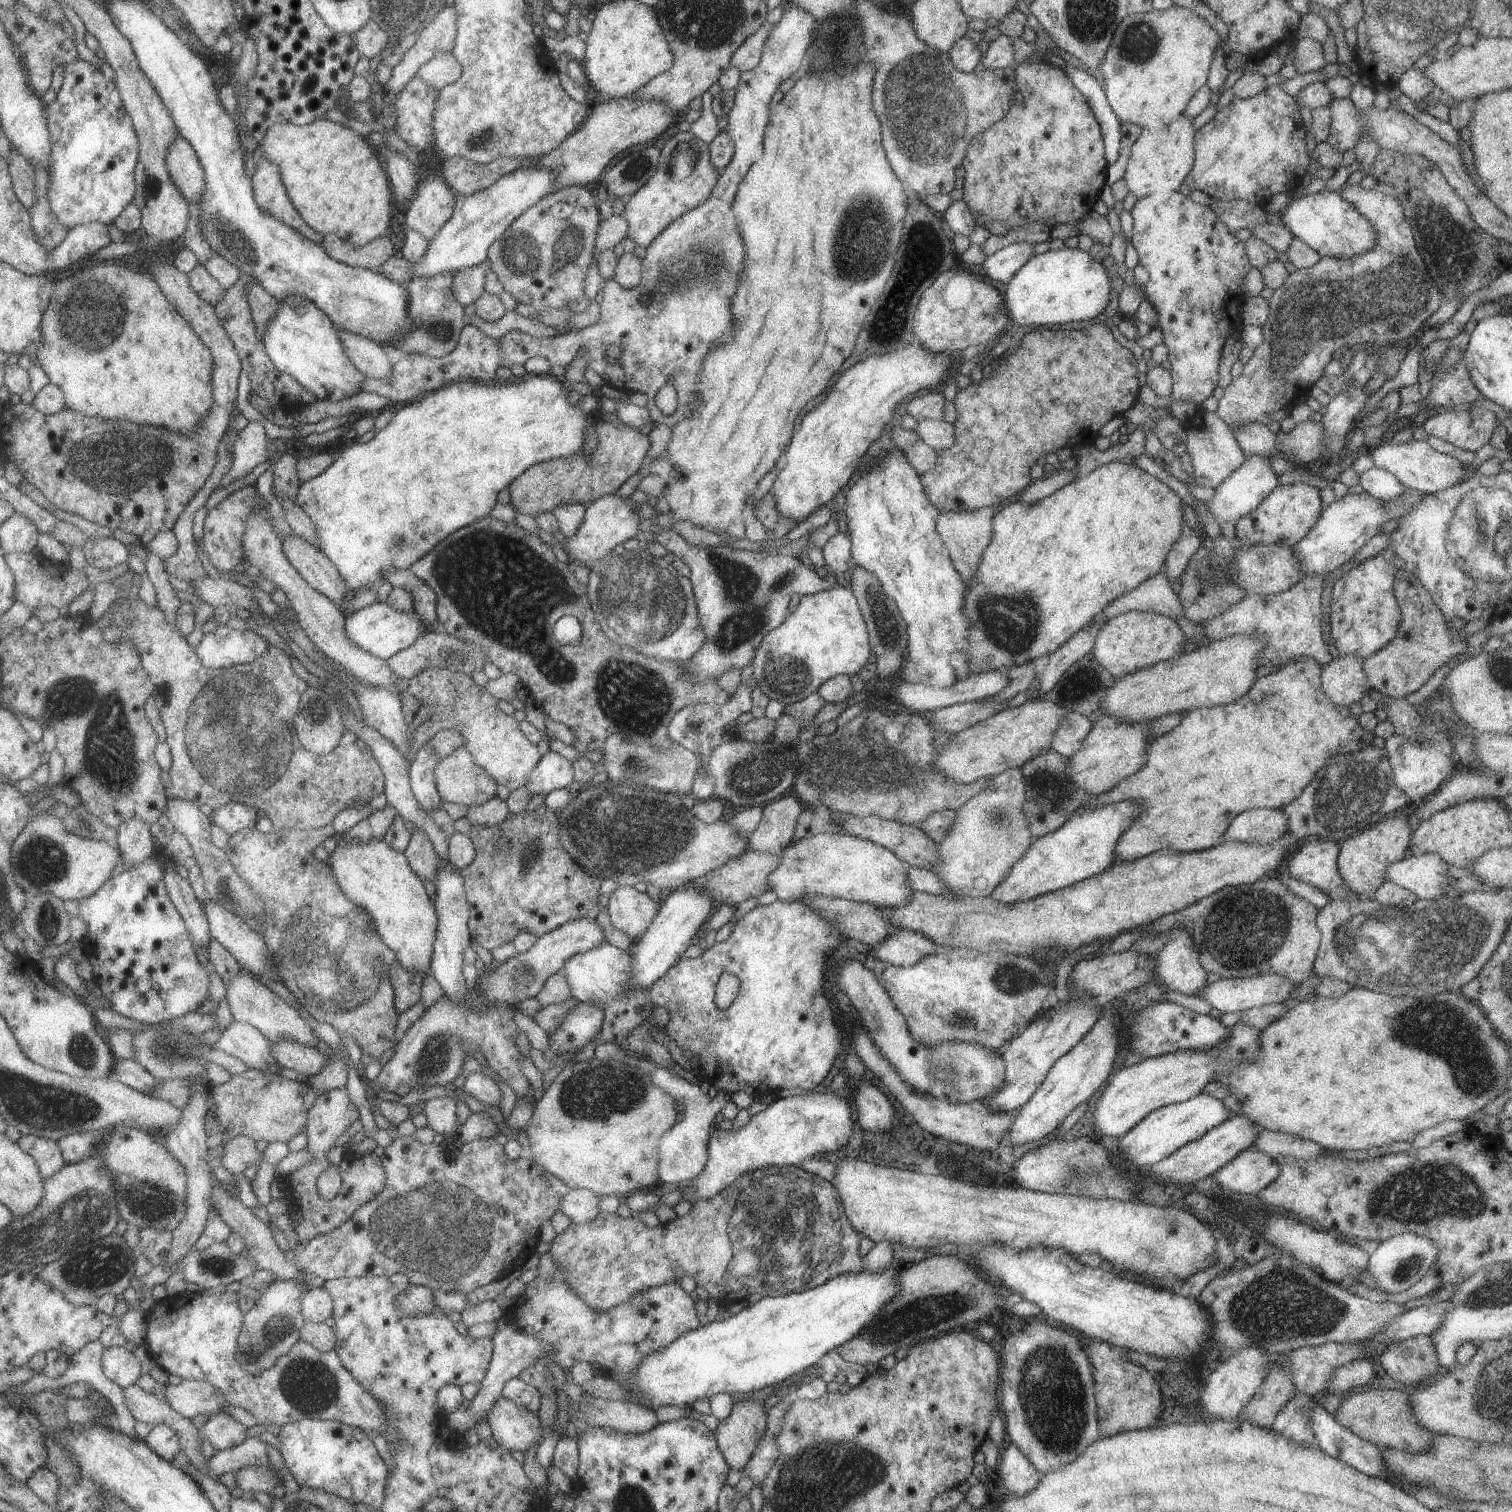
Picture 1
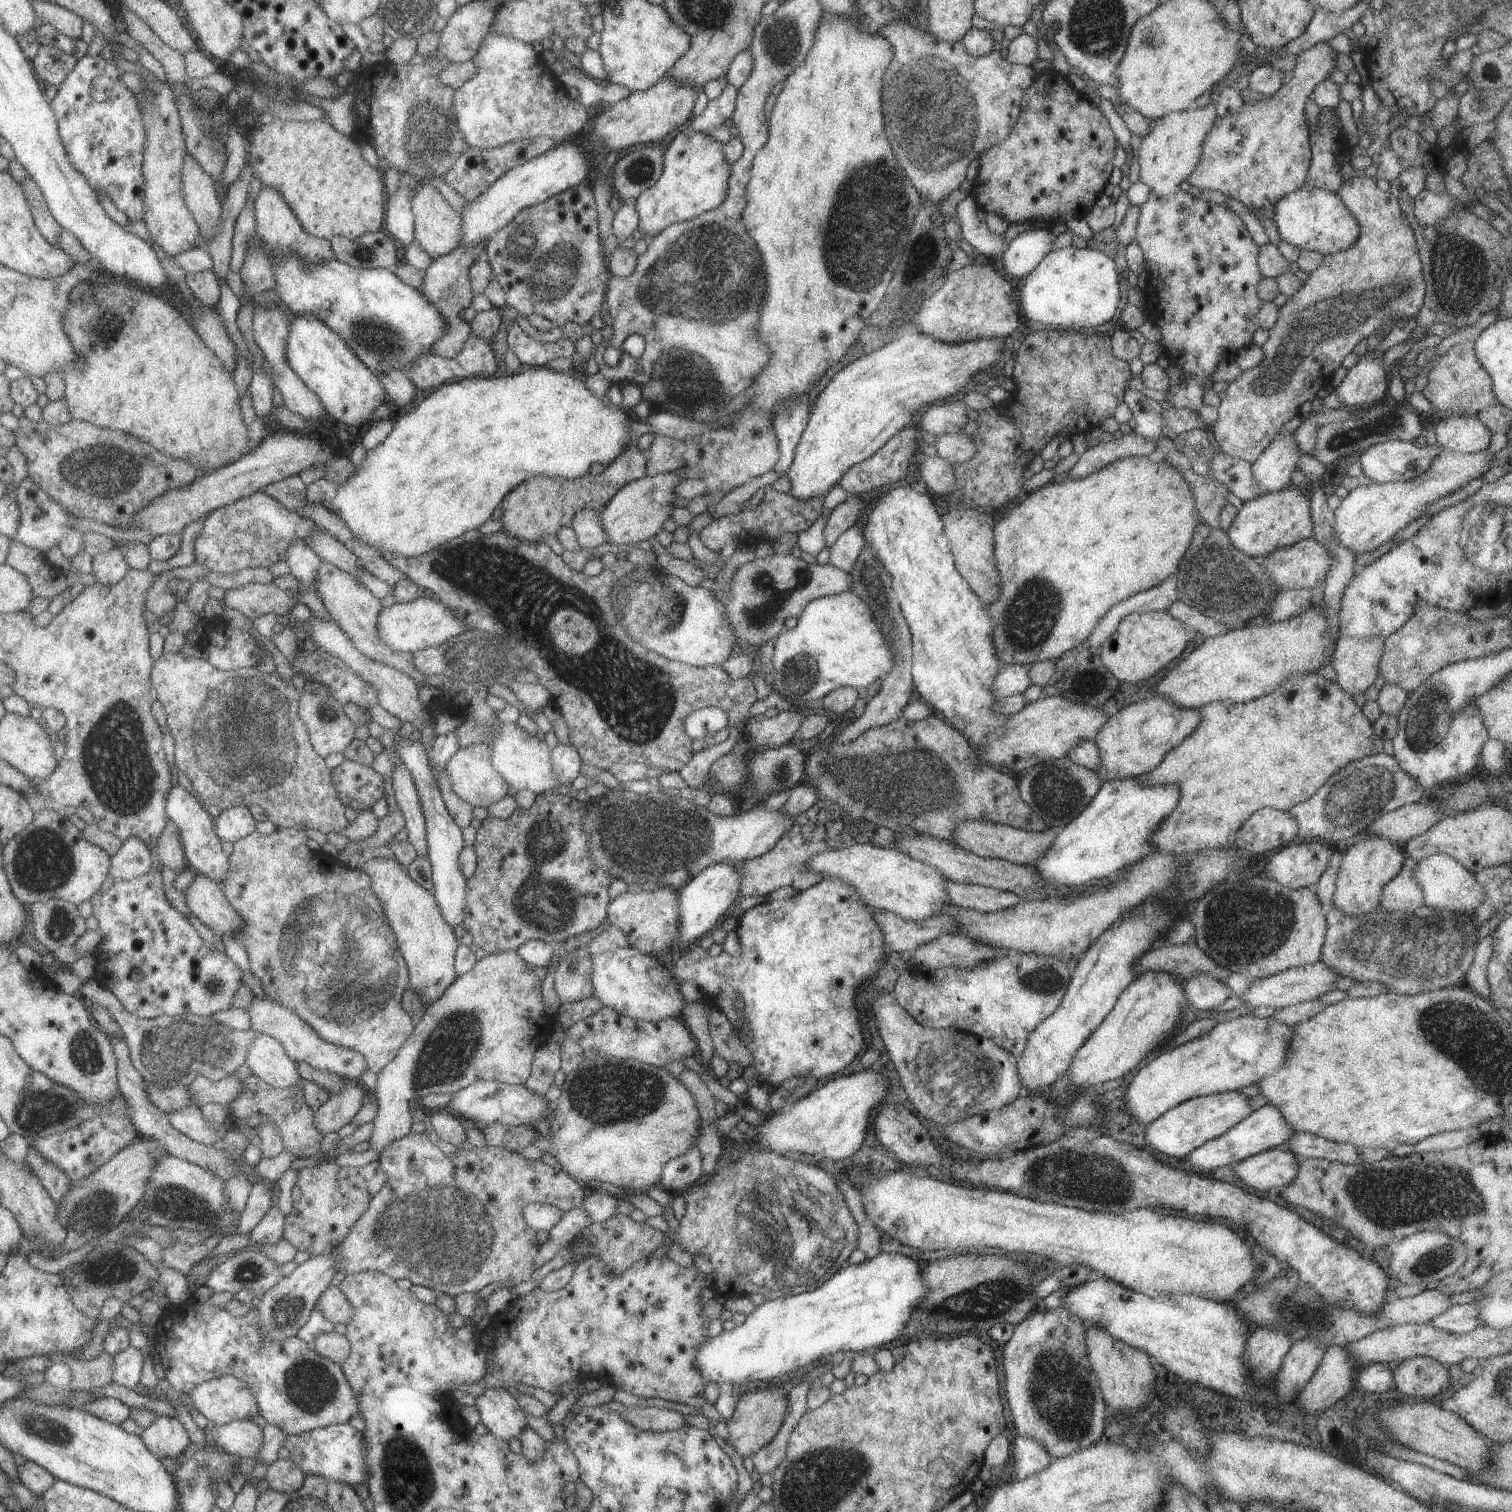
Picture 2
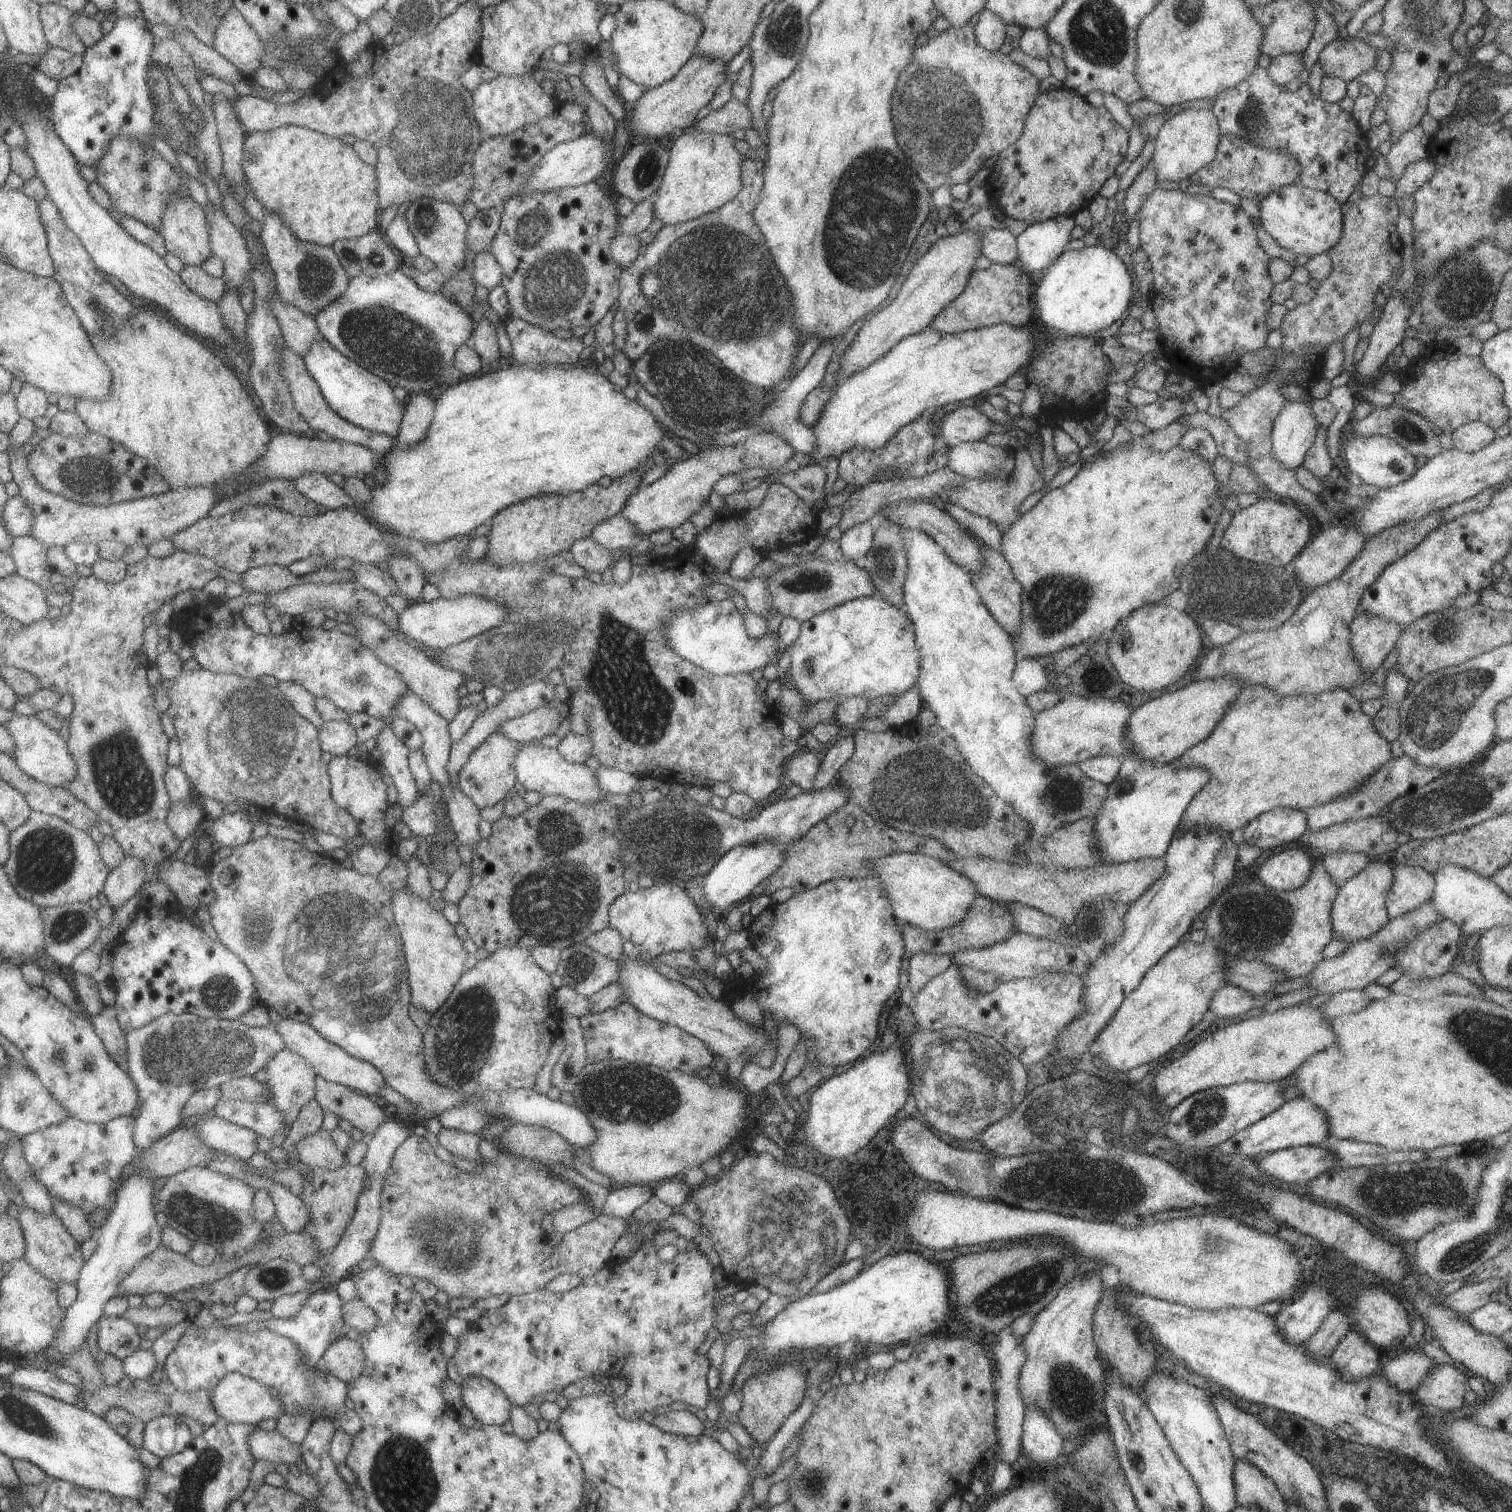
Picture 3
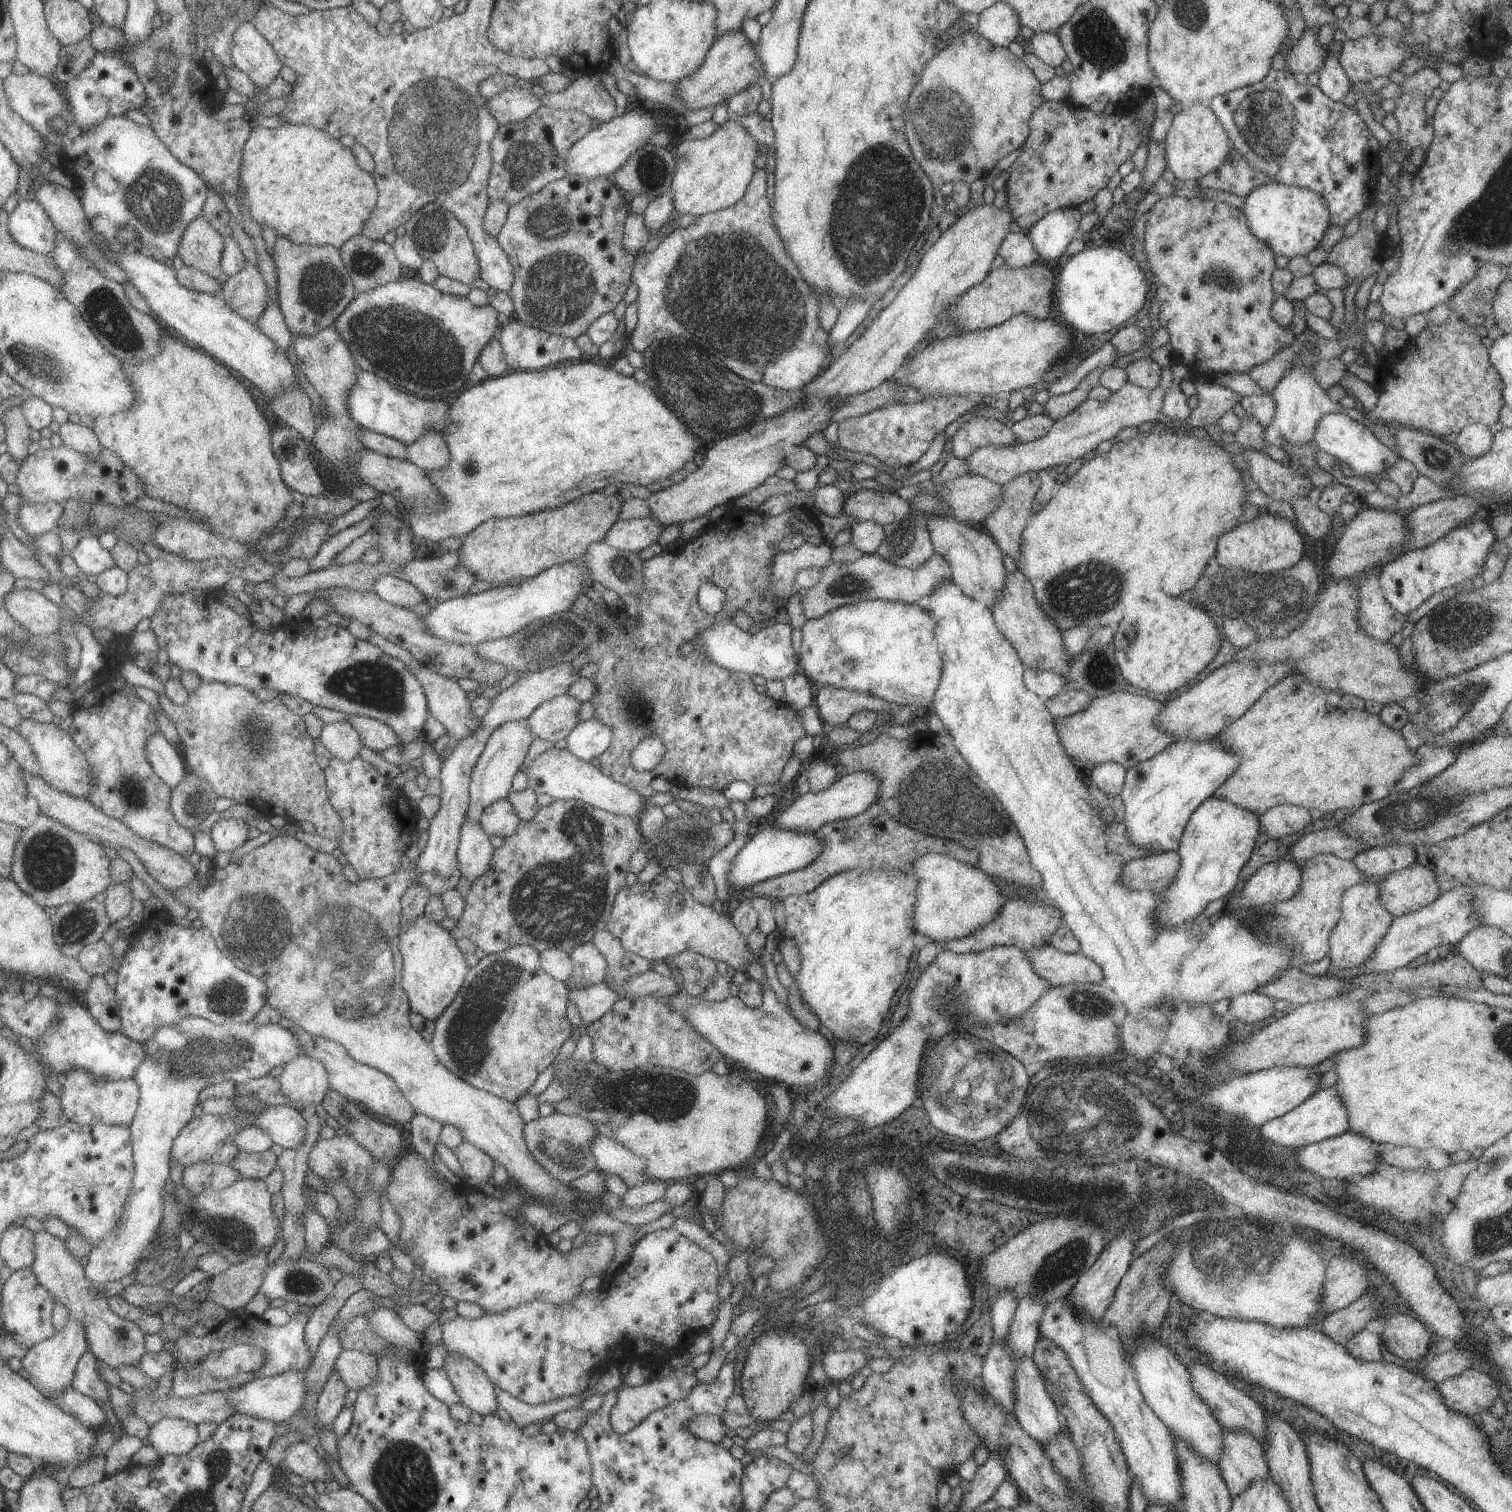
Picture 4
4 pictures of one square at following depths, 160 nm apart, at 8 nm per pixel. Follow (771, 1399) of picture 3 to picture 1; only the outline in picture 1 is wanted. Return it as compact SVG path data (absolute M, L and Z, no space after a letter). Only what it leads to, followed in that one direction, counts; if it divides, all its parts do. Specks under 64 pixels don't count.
M735 1399L732 1412L714 1430L720 1451L730 1468L746 1470L752 1453L765 1436L766 1426L764 1402Z

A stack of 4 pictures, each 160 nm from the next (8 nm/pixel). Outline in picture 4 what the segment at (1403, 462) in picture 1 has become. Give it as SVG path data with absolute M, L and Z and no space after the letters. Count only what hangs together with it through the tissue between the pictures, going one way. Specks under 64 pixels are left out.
M1340 412L1322 416L1322 419L1318 421L1318 428L1316 428L1312 443L1317 449L1334 456L1341 465L1350 467L1355 476L1360 476L1360 478L1368 475L1380 476L1380 472L1384 472L1386 468L1394 466L1400 460L1396 450L1381 443L1367 426L1354 422L1353 418Z

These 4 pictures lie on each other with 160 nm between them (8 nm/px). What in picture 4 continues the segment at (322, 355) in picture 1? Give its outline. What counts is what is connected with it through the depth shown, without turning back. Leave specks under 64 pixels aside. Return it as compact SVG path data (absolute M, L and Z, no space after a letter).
M359 369L356 372L355 384L350 388L350 394L346 396L346 408L349 416L361 428L394 438L408 446L422 436L420 432L428 428L444 435L444 430L448 428L446 414L450 412L450 403L446 400L428 402L424 398L391 386L380 376Z

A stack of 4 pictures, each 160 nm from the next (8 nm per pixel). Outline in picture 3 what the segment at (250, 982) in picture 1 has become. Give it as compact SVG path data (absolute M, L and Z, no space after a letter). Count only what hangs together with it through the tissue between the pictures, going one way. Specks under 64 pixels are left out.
M282 1018L279 1024L271 1024L270 1026L282 1036L285 1048L306 1060L314 1068L314 1072L322 1076L324 1080L348 1086L348 1088L352 1088L352 1090L356 1090L358 1093L362 1092L367 1096L377 1099L383 1105L385 1104L384 1099L379 1097L378 1092L387 1083L384 1080L384 1076L370 1062L354 1058L354 1056L351 1056L336 1044L325 1040L308 1024L296 1022L296 1020L290 1020L290 1018Z

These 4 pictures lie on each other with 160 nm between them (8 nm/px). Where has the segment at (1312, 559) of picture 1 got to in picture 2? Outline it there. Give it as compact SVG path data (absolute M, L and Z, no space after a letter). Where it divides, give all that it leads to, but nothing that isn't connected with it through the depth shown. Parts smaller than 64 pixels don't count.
M1442 449L1437 457L1433 458L1432 464L1427 471L1424 471L1417 479L1397 483L1372 483L1365 482L1362 486L1351 490L1341 501L1340 506L1335 510L1335 535L1343 547L1351 550L1355 555L1364 554L1376 550L1380 545L1390 541L1393 536L1406 528L1410 522L1418 520L1425 514L1426 508L1436 500L1453 494L1458 489L1464 487L1474 478L1482 477L1490 469L1494 462L1494 455L1489 449L1477 453L1461 453Z

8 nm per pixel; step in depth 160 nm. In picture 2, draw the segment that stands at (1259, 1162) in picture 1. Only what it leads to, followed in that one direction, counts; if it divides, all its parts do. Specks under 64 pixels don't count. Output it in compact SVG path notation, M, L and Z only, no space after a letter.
M1285 1147L1268 1149L1234 1165L1238 1178L1256 1190L1281 1189L1297 1176L1300 1160Z

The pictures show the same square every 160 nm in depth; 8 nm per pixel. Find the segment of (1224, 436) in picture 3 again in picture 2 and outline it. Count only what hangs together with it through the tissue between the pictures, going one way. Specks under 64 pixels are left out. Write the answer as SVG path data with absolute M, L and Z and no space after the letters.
M1170 407L1163 412L1163 436L1173 439L1184 431L1192 429L1206 429L1213 432L1213 427L1204 423L1200 413L1182 407Z

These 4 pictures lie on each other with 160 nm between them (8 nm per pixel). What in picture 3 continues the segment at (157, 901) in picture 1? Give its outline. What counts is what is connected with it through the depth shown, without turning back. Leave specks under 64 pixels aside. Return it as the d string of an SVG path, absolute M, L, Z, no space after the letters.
M141 900L132 925L121 933L116 943L113 973L108 981L117 988L117 1005L120 1021L126 1033L146 1027L167 1013L192 1013L201 1018L236 1019L256 1005L258 999L254 976L247 965L231 952L219 939L212 940L204 930L196 928L180 910L164 910L150 900Z

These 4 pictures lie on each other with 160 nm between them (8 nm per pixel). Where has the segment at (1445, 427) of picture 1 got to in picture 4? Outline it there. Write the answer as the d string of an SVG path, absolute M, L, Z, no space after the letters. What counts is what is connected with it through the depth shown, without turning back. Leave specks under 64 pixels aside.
M1479 423L1467 425L1456 438L1454 446L1466 458L1476 458L1491 450L1494 434L1488 426Z

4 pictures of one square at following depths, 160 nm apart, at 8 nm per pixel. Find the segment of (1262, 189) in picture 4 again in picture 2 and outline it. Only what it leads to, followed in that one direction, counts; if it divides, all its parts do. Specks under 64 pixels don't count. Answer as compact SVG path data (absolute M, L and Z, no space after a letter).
M1308 182L1278 200L1272 211L1272 220L1281 238L1301 251L1319 252L1325 256L1345 251L1356 242L1360 232L1358 221L1338 193L1313 187Z

